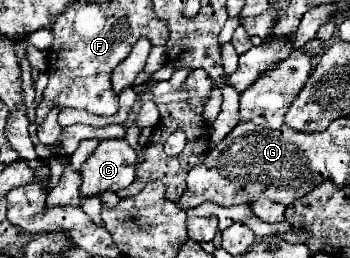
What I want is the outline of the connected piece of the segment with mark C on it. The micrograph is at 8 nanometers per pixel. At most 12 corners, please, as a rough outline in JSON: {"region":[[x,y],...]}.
{"region":[[100,141],[82,165],[82,197],[134,181],[136,151]]}

